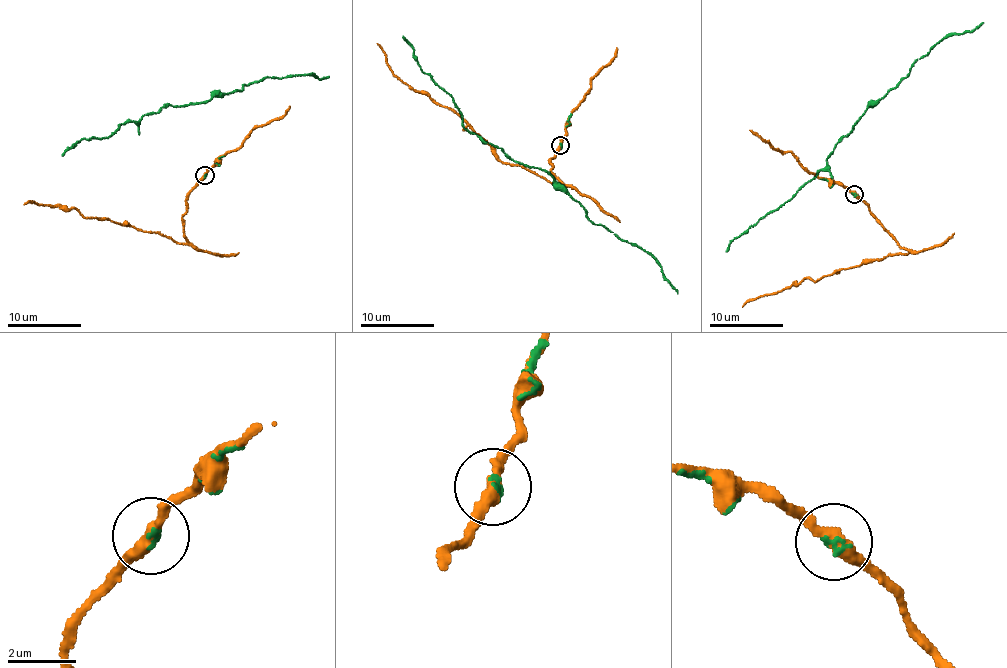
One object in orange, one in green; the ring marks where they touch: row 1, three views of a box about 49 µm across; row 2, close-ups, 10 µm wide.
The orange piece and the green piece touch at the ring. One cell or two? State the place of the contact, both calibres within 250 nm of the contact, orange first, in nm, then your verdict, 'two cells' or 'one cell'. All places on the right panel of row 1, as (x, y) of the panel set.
at (854, 194); 360 nm thick on the orange side, 110 nm on the other; one cell

